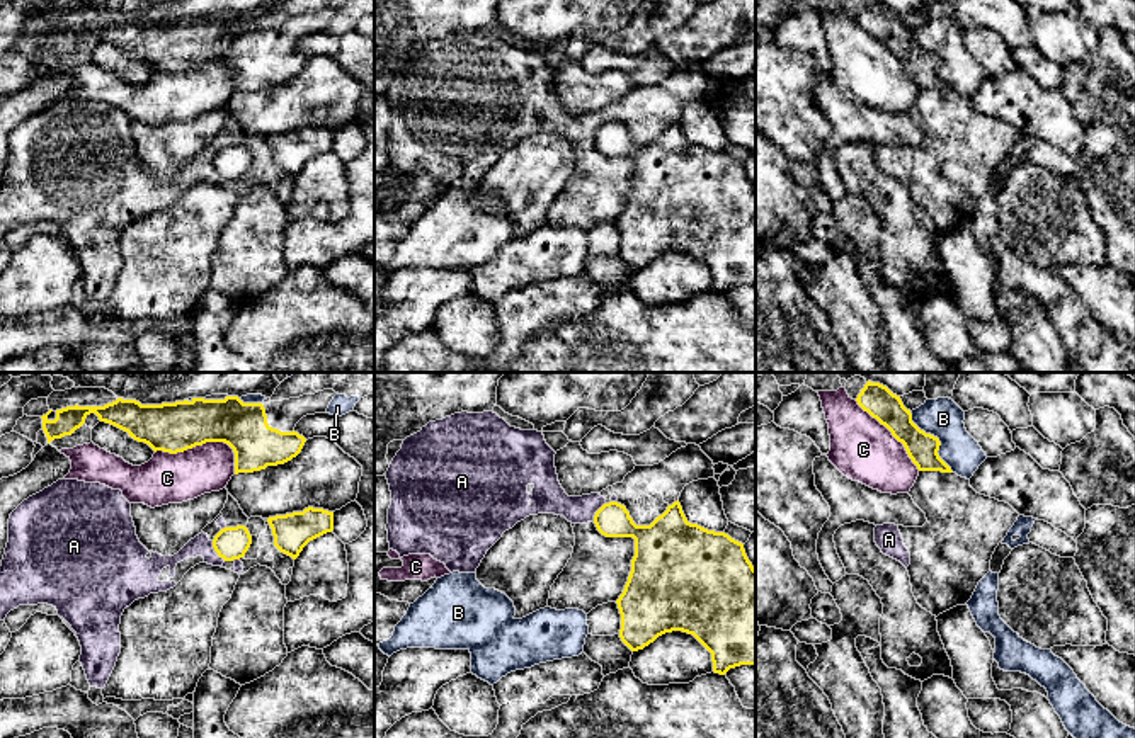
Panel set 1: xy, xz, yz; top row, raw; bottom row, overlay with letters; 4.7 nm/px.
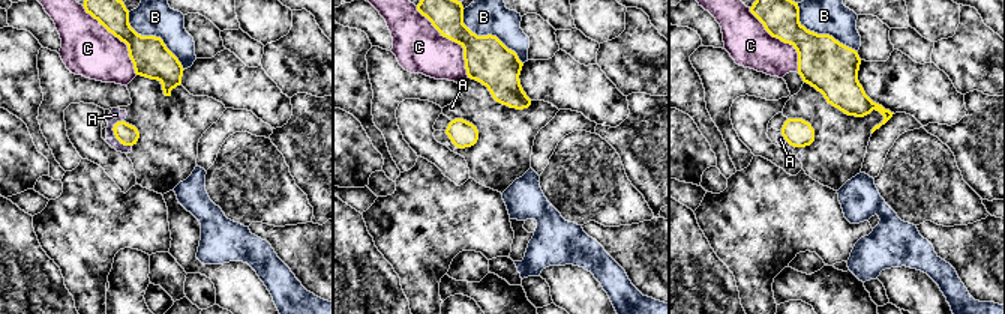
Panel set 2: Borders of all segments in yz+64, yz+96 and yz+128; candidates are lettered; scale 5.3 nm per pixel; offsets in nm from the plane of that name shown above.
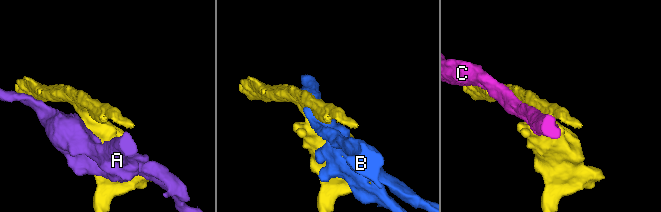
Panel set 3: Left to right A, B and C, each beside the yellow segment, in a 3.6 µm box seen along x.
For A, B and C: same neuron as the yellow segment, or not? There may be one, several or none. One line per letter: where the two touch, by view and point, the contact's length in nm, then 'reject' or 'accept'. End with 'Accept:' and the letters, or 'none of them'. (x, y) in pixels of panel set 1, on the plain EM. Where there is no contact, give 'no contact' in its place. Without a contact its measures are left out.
A: xz (598, 130) | 110 nm | reject
B: yz (938, 58) | 360 nm | reject
C: xy (206, 60) | 400 nm | reject
Accept: none of them

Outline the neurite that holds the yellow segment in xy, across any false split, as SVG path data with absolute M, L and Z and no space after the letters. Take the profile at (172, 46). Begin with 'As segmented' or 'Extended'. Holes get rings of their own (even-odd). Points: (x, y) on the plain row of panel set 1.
As segmented. M226 15L225 19L204 19L204 17L192 17L191 20L175 20L175 22L162 22L162 24L141 24L136 19L123 19L117 17L112 22L107 22L104 26L66 26L61 29L56 29L56 37L49 39L48 34L53 29L49 29L46 34L43 34L43 49L48 56L48 63L54 58L61 58L65 54L71 54L77 48L80 48L85 43L85 37L90 32L95 32L100 41L111 43L124 51L129 53L138 61L148 63L155 71L163 70L170 73L184 71L187 68L192 68L196 65L202 65L206 61L225 61L228 63L235 71L235 94L238 92L254 92L265 88L267 85L277 85L291 80L296 77L306 58L299 54L298 51L281 51L277 48L272 48L267 43L265 27L262 22L243 22L238 15Z

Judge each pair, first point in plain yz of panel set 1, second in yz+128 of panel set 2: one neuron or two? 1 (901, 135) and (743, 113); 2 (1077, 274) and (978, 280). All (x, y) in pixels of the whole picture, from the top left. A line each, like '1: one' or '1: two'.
1: two
2: one

